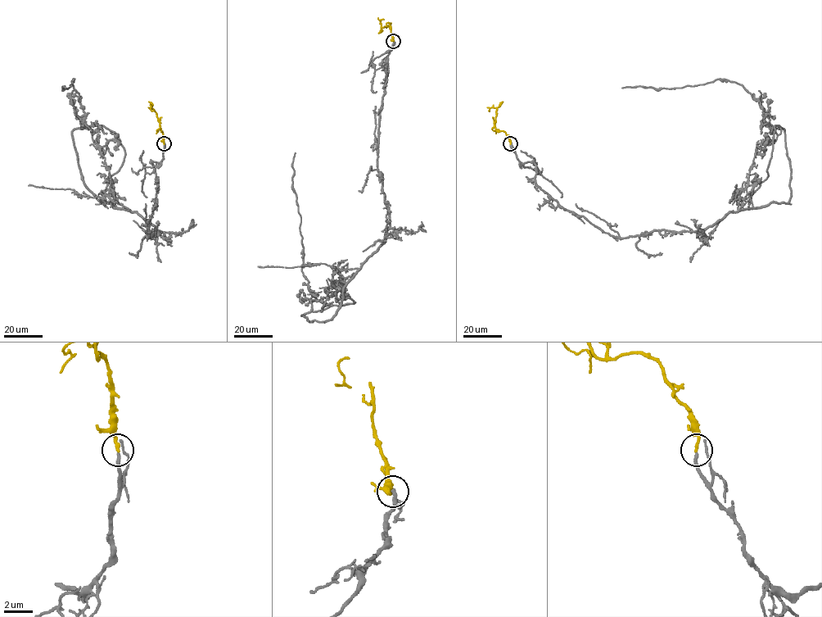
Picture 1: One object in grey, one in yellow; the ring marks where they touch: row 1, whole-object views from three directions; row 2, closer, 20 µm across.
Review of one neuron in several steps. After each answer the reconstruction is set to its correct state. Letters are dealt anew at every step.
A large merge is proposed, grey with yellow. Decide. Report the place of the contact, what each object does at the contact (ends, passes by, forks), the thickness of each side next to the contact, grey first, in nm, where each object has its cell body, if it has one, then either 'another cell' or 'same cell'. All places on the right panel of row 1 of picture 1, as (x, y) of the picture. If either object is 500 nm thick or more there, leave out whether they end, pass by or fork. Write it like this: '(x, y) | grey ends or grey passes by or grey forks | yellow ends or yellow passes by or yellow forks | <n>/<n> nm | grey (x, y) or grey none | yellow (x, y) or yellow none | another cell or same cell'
(510, 143) | grey ends | yellow ends | 220/240 nm | grey none | yellow none | same cell

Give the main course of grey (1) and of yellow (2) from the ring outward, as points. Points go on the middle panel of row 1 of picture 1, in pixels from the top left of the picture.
1: (393, 40), (377, 149), (390, 229), (359, 268), (339, 271), (322, 311), (302, 272), (295, 152)
2: (393, 40), (390, 24), (382, 27), (380, 23), (380, 20), (384, 19)

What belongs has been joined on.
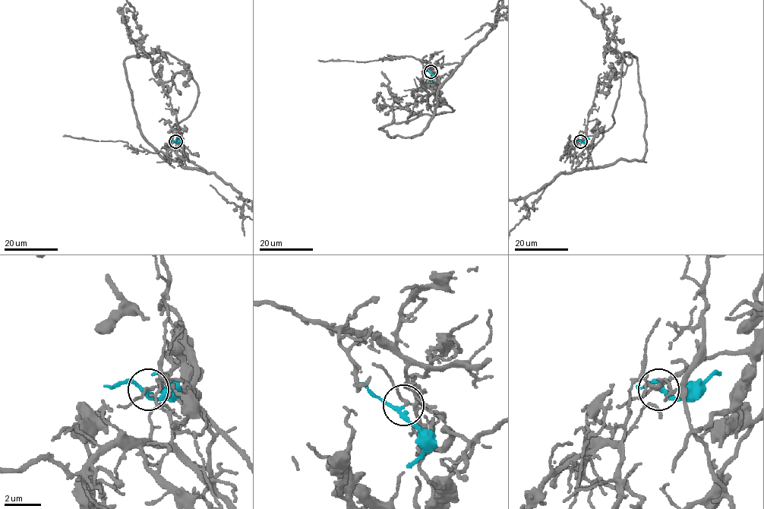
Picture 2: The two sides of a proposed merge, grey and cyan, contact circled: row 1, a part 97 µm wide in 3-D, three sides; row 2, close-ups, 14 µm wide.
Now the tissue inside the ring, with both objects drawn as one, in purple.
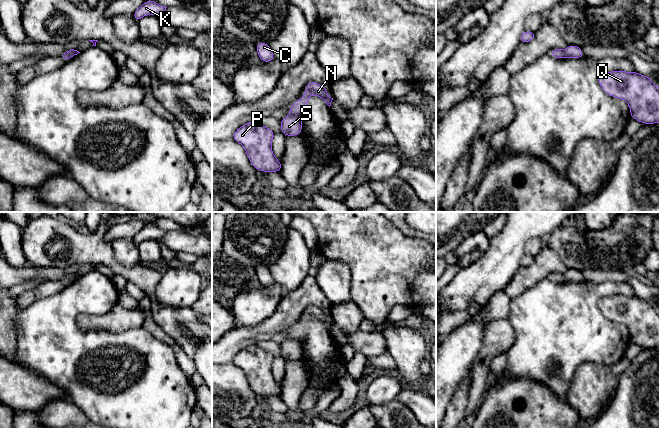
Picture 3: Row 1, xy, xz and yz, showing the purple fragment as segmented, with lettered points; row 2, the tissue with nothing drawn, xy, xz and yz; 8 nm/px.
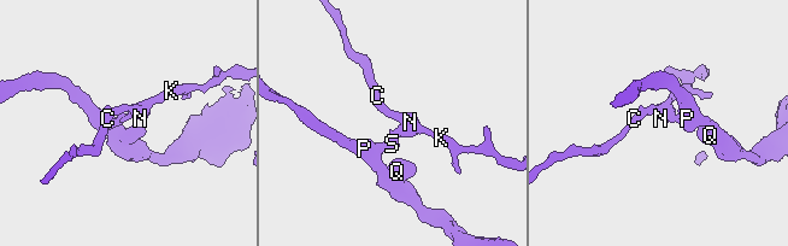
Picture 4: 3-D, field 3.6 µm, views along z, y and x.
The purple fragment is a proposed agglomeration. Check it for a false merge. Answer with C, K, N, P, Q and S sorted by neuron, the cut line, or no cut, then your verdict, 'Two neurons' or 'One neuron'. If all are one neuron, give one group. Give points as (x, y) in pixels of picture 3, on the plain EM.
Groups: C K N / P Q S. Split along xz (290, 338), (300, 341). Two neurons

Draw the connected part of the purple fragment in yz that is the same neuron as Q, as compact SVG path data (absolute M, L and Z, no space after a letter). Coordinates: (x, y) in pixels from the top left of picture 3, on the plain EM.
M617 294L601 298L598 307L606 318L628 327L633 343L644 349L659 347L659 312L649 300Z

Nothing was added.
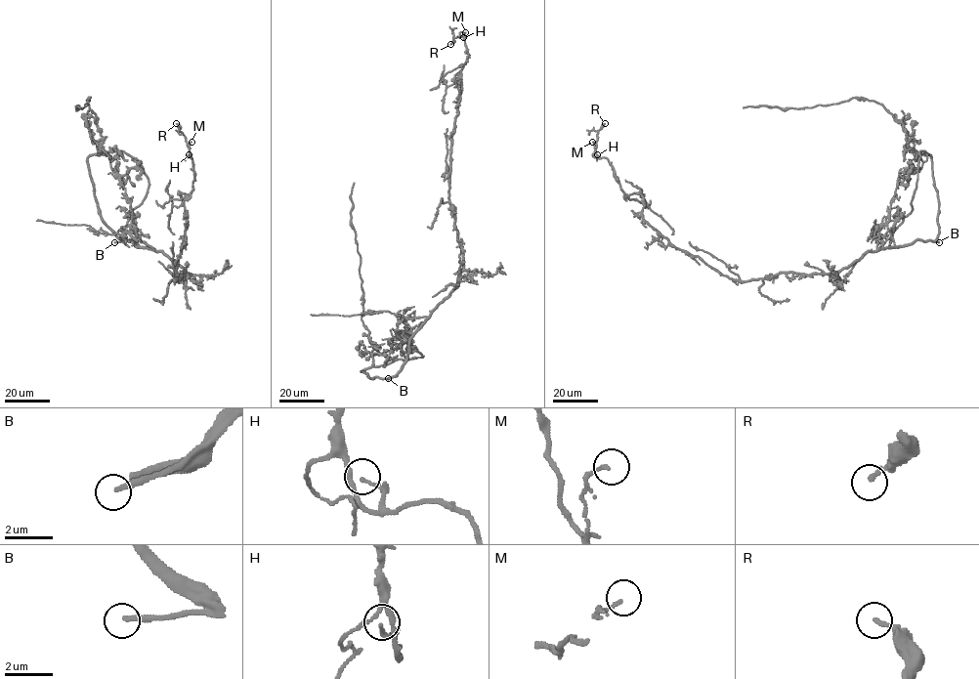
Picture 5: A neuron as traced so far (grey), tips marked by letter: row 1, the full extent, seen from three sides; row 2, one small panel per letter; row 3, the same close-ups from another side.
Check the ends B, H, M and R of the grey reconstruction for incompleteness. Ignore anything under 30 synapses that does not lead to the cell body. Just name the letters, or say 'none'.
B

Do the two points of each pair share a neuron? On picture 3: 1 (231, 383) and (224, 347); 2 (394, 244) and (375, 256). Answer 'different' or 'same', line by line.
1: different
2: same

